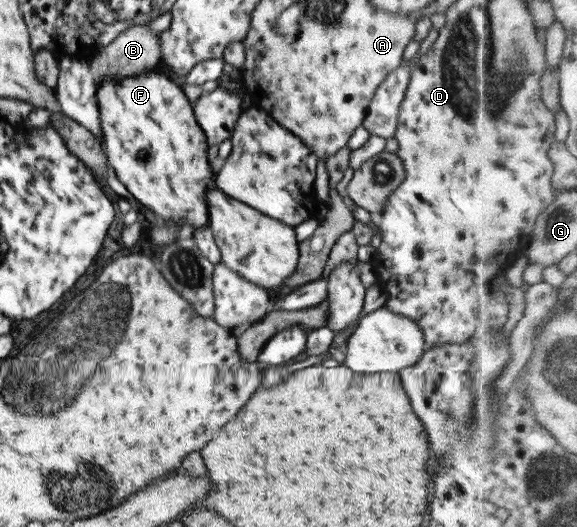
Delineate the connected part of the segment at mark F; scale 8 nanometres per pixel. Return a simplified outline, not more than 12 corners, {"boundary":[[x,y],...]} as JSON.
{"boundary":[[156,68],[103,77],[106,162],[184,233],[213,172],[182,88]]}

